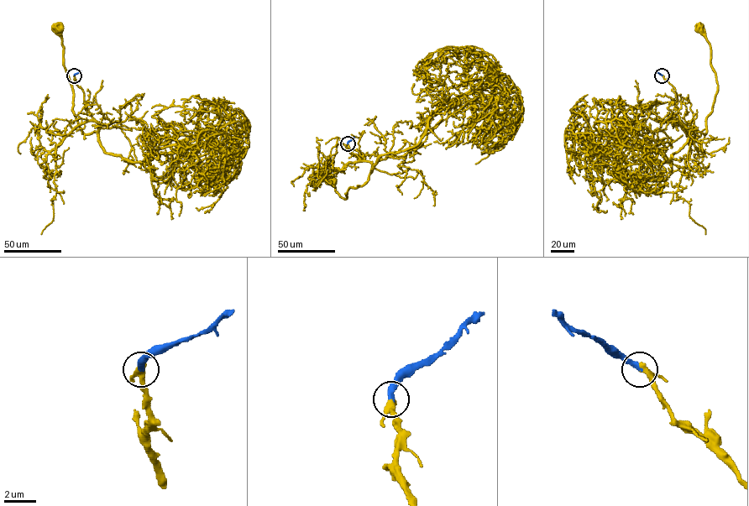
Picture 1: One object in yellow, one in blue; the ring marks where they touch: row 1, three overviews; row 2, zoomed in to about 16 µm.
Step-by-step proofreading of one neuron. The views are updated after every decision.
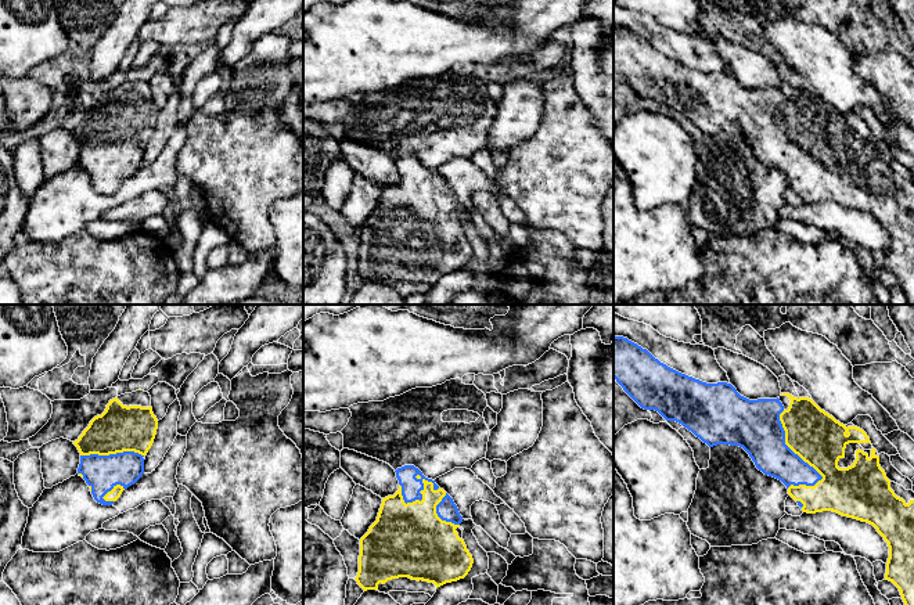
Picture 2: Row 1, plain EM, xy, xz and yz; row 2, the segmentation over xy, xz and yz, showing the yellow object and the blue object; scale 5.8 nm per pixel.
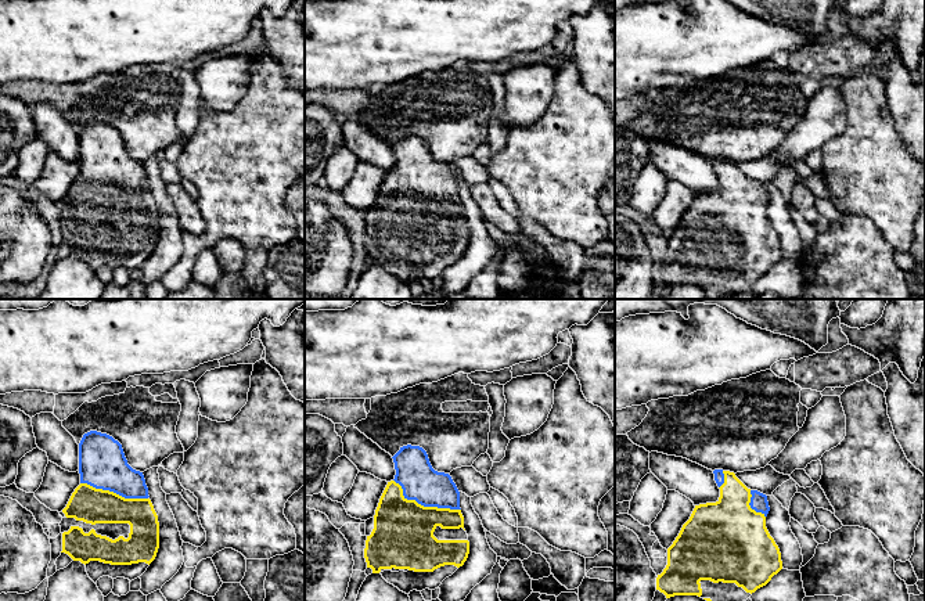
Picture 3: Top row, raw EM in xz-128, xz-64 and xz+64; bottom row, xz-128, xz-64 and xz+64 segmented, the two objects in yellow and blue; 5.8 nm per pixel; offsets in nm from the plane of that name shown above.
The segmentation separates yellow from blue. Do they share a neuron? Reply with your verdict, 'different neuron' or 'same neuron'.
same neuron

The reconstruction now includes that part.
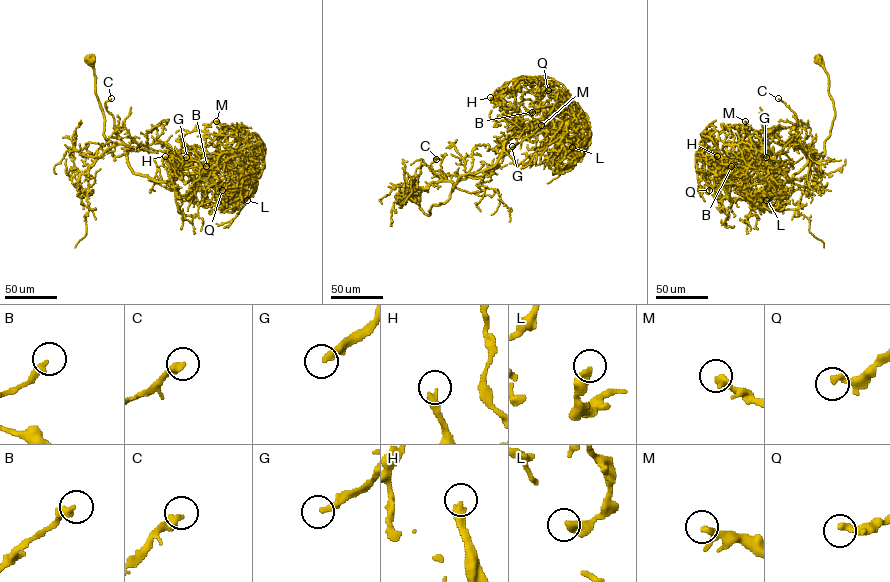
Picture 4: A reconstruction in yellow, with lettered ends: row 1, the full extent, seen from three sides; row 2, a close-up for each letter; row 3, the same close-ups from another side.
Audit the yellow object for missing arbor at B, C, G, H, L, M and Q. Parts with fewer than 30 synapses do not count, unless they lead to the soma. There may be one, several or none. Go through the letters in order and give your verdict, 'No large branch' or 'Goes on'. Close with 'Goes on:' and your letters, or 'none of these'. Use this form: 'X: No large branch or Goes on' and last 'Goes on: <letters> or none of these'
B: No large branch
C: Goes on
G: Goes on
H: Goes on
L: No large branch
M: No large branch
Q: No large branch
Goes on: C, G, H

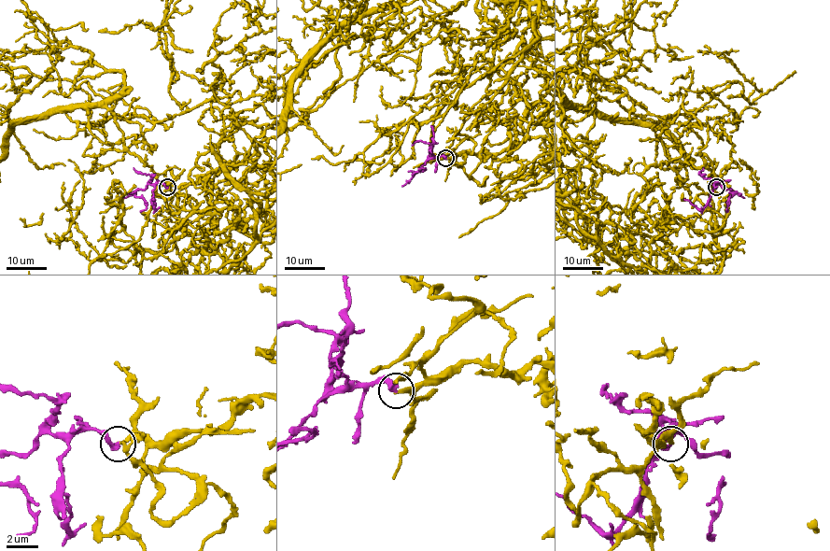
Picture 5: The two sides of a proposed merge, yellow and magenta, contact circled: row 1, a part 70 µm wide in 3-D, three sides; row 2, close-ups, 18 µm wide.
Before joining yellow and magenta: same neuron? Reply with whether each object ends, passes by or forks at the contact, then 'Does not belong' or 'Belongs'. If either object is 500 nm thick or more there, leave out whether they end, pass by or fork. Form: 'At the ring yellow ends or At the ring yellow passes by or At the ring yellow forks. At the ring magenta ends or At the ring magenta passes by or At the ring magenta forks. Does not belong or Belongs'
At the ring yellow ends. At the ring magenta ends. Belongs

